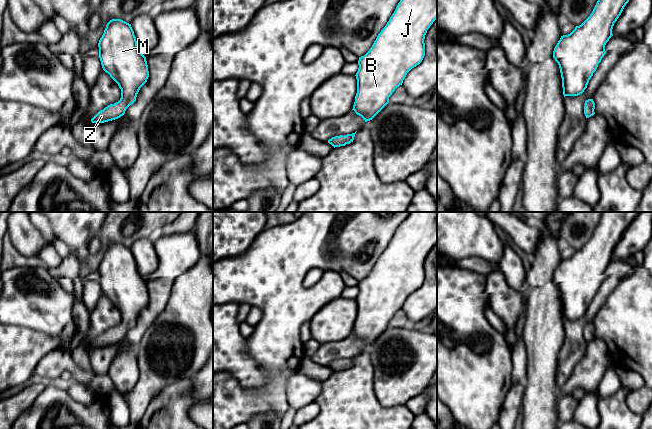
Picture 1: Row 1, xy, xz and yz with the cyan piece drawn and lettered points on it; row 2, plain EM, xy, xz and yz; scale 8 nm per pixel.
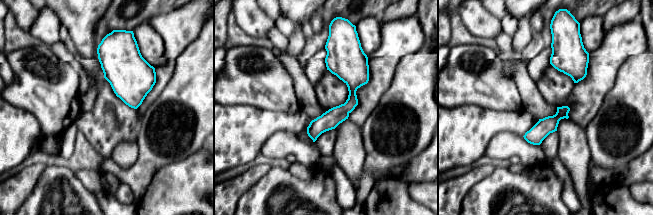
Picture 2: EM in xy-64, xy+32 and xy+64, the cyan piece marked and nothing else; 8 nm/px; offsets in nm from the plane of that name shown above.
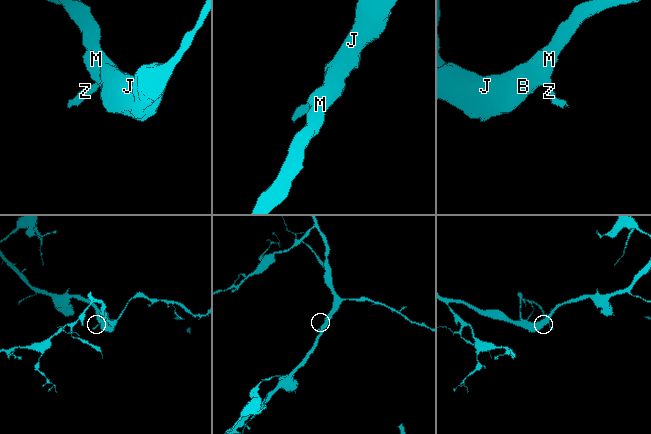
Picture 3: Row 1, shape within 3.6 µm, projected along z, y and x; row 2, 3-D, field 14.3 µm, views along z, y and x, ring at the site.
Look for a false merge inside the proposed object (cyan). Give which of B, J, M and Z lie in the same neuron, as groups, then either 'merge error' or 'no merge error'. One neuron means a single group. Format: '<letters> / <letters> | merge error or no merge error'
B J M Z | no merge error

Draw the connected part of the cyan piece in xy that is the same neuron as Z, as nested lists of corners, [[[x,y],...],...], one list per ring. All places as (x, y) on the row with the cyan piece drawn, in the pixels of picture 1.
[[[121,19],[110,20],[98,47],[102,68],[118,84],[121,98],[99,111],[91,119],[92,123],[104,123],[123,116],[149,77],[146,57],[138,48],[131,24]]]

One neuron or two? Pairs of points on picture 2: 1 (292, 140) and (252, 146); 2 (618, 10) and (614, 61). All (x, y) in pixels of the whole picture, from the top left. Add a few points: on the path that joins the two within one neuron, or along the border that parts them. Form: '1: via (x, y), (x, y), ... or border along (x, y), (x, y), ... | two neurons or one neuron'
1: border along (283, 131), (273, 133), (265, 141), (259, 152) | two neurons
2: border along (638, 17), (616, 24), (605, 33) | two neurons

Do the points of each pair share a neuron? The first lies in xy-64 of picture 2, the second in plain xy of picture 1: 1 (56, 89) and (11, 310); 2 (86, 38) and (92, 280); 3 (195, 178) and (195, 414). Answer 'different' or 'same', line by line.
1: same
2: different
3: different

